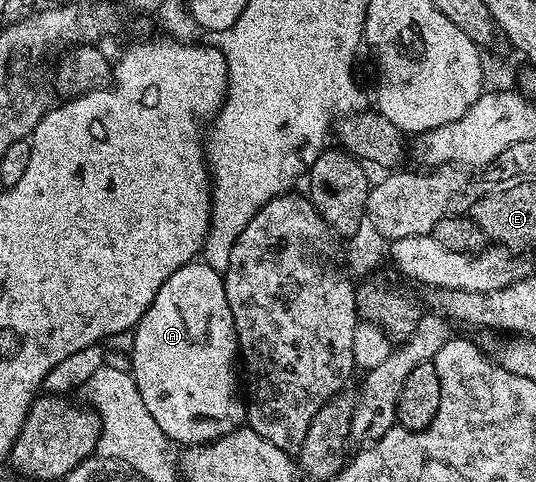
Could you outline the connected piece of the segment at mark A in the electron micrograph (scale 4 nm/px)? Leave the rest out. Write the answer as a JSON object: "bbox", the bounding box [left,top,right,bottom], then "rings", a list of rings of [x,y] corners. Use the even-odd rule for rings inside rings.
{"bbox":[131,261,246,445],"rings":[[[203,261],[185,263],[179,269],[175,269],[175,273],[171,273],[171,277],[167,277],[167,281],[163,281],[163,289],[159,289],[159,293],[155,293],[155,301],[151,301],[151,305],[143,313],[140,321],[137,322],[137,326],[132,332],[132,337],[131,374],[135,385],[138,386],[140,396],[143,397],[143,403],[146,405],[147,411],[151,413],[151,417],[158,423],[160,429],[166,434],[166,437],[179,445],[183,443],[185,443],[184,445],[200,445],[210,442],[210,440],[218,434],[217,422],[219,422],[220,419],[229,419],[233,422],[230,424],[237,425],[246,418],[246,404],[242,402],[242,400],[241,403],[237,400],[237,371],[239,375],[237,330],[231,317],[231,305],[227,305],[227,293],[225,292],[225,280],[222,272],[211,269],[211,265],[207,265]]]}

